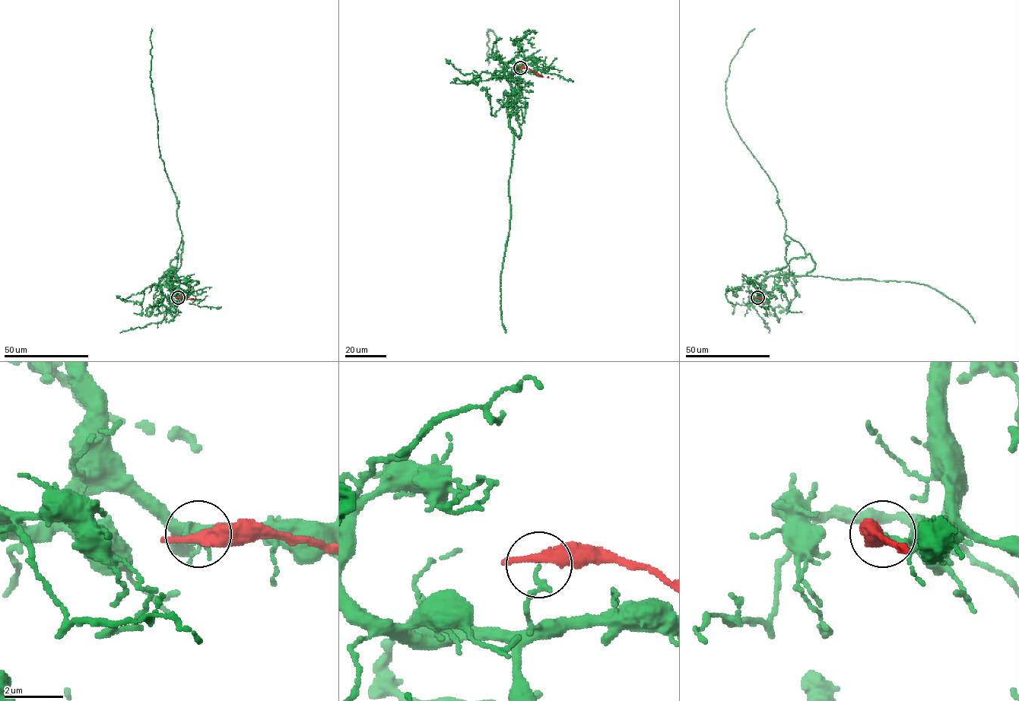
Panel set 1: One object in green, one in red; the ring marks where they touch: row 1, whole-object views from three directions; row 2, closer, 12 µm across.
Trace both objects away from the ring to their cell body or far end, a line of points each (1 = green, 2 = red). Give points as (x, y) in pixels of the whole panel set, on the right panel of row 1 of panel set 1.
1: (757, 297), (763, 280), (791, 274), (777, 191), (727, 108), (730, 63), (754, 29)
2: (757, 297), (766, 299)

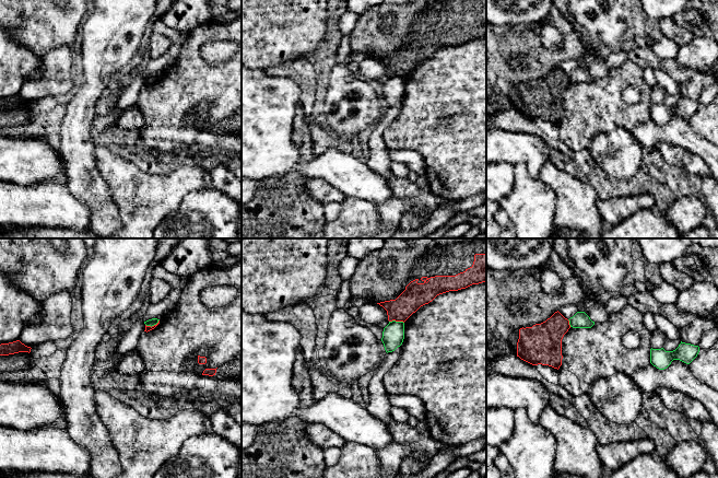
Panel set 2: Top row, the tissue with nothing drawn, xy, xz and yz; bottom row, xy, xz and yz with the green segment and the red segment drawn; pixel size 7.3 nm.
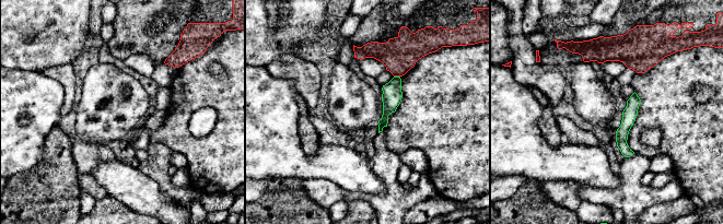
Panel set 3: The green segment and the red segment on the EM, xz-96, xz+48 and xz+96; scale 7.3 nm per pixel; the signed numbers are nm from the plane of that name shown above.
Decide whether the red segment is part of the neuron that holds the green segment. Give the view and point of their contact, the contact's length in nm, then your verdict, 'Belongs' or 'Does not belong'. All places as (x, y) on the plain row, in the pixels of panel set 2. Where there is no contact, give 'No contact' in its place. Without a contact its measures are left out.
Touches green at xz (397, 77). Shared border 110 nm. Does not belong

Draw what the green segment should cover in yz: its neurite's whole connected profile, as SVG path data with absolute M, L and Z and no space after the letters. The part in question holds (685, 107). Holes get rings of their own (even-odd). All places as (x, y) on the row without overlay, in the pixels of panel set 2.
M682 97L673 106L661 104L650 104L650 118L659 125L667 124L673 115L680 115L690 119L698 109L699 102Z

